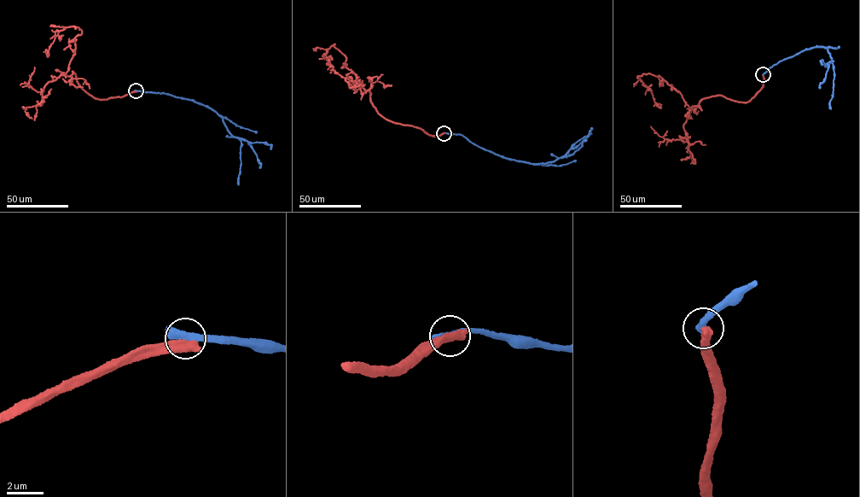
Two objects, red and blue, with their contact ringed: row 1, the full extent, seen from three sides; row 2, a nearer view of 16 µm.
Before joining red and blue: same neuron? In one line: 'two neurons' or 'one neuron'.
two neurons

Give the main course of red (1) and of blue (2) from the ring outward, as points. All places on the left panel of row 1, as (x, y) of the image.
1: (136, 90), (93, 97), (72, 71), (66, 75), (75, 38), (82, 33), (78, 27), (59, 32), (49, 54)
2: (136, 90), (164, 93), (194, 101), (208, 106), (220, 115), (229, 134), (241, 143), (238, 184)

